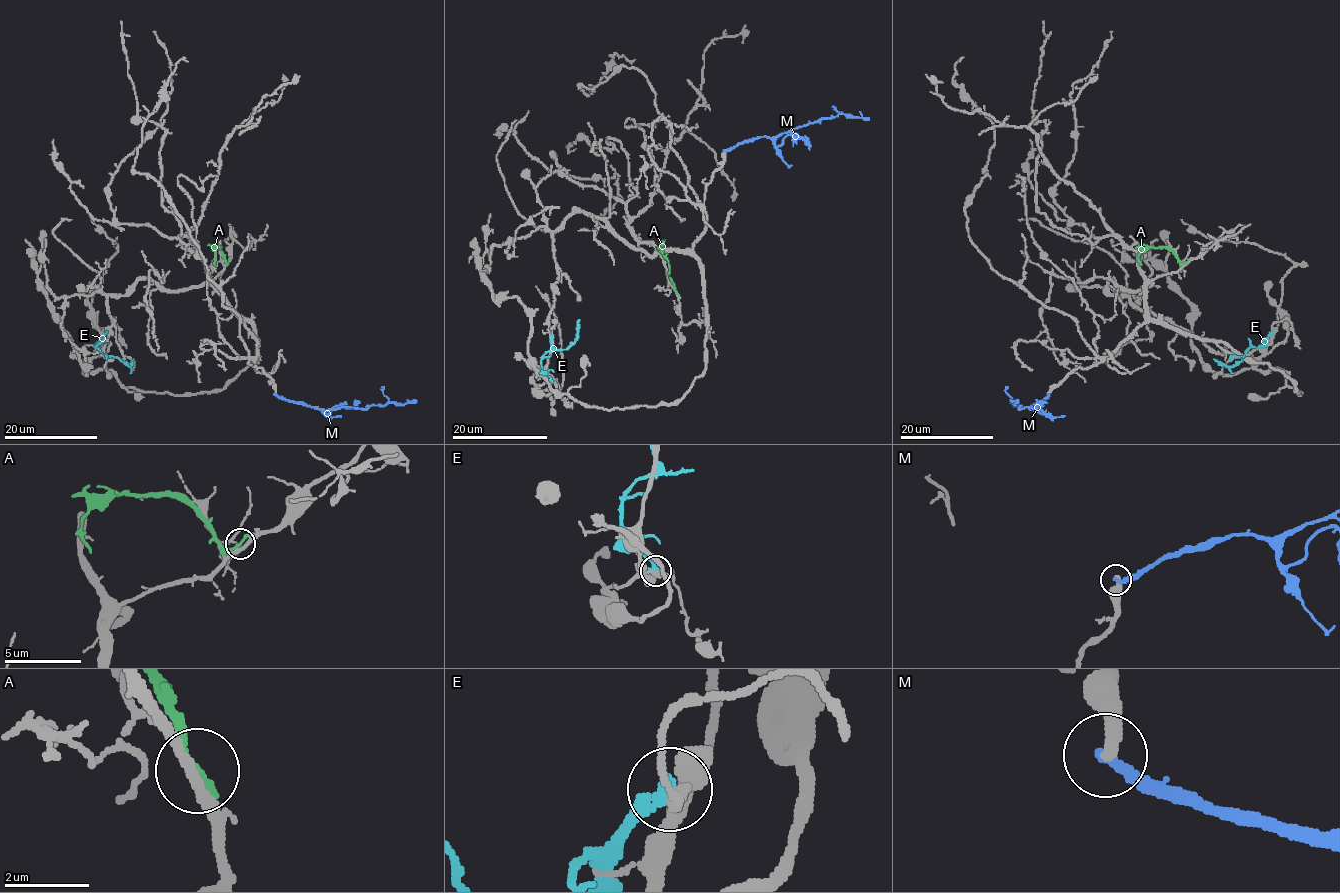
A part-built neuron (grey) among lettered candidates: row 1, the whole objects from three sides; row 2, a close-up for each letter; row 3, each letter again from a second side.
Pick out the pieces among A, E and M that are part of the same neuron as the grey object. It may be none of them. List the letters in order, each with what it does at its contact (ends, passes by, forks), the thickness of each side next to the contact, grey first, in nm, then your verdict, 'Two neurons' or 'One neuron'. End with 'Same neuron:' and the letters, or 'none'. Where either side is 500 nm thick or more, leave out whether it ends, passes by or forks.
A: It ends there. Thickness 280 nm (grey) against 220 nm. Two neurons
E: It ends there. Thickness 280 nm (grey) against 360 nm. Two neurons
M: It ends there. Thickness 320 nm (grey) against 300 nm. Two neurons
Same neuron: none

